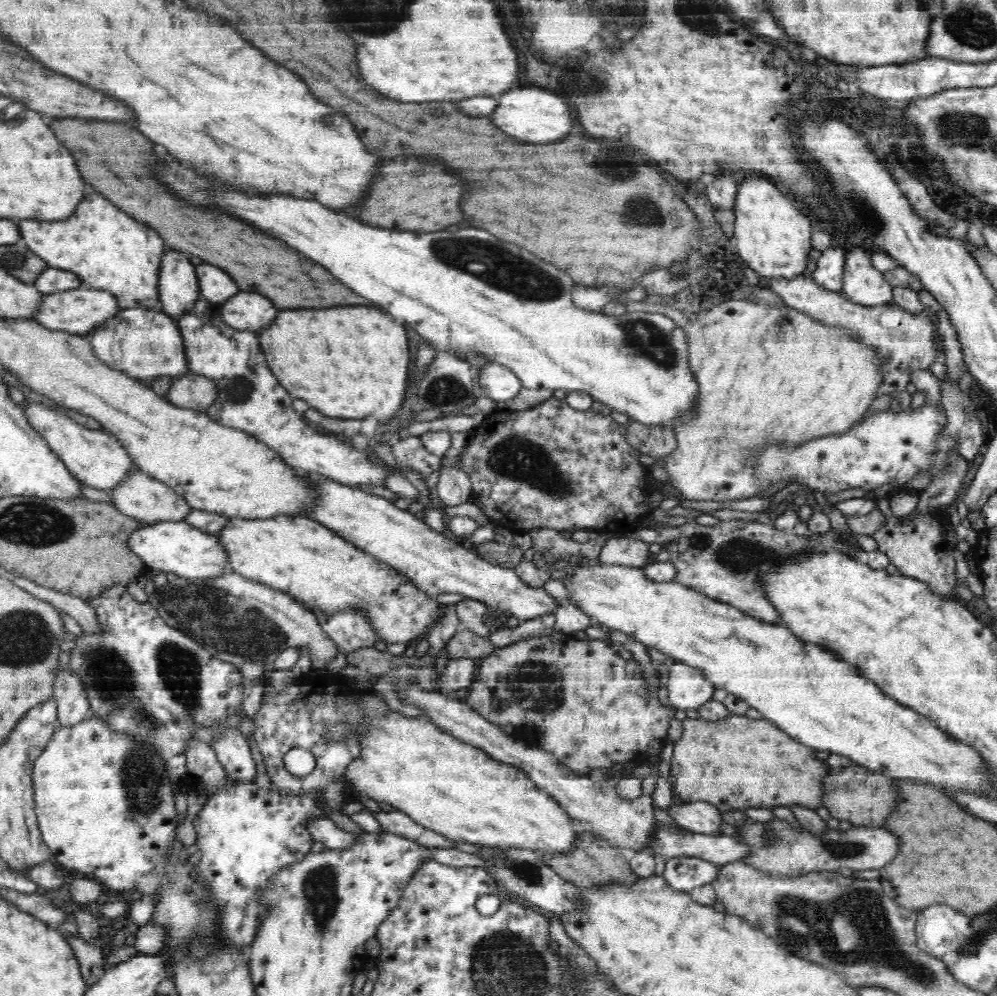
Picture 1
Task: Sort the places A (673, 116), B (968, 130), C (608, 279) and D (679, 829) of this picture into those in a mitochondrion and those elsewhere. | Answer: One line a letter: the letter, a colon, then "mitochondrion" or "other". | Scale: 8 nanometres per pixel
A: other
B: mitochondrion
C: other
D: other

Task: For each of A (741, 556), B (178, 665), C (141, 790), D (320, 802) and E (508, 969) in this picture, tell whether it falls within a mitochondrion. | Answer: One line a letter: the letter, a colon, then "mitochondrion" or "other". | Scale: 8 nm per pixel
A: mitochondrion
B: mitochondrion
C: mitochondrion
D: other
E: mitochondrion

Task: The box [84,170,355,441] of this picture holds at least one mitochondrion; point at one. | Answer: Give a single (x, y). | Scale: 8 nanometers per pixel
(238, 390)

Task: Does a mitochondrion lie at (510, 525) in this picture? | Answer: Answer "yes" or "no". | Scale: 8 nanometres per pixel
no

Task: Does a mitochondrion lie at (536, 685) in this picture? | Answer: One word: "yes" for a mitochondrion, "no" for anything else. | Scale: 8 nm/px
yes

